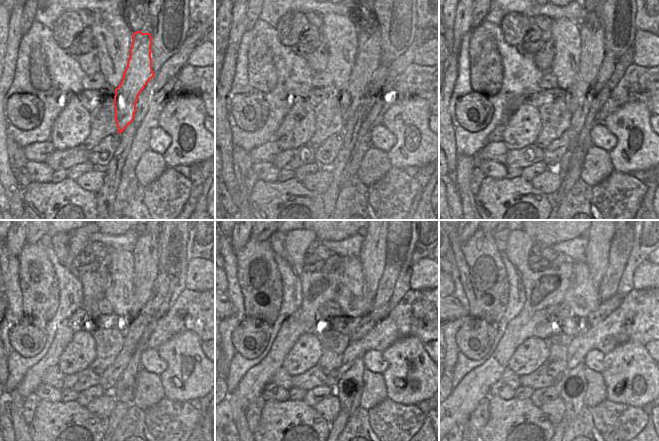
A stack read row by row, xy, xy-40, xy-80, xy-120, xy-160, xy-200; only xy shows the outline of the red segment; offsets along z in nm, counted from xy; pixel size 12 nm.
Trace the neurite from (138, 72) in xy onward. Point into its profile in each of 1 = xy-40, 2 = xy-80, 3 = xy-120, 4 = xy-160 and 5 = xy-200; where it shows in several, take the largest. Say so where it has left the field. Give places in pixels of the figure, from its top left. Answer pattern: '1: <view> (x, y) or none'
1: xy-40 (367, 60)
2: xy-80 (592, 55)
3: xy-120 (146, 251)
4: xy-160 (372, 255)
5: xy-200 (599, 240)

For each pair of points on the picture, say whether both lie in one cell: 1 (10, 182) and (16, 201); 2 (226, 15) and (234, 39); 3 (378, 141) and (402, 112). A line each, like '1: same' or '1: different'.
1: same
2: different
3: different

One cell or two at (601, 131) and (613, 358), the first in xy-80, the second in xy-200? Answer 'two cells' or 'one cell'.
two cells

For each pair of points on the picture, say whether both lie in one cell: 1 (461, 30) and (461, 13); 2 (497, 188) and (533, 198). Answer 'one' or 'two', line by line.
1: one
2: one

